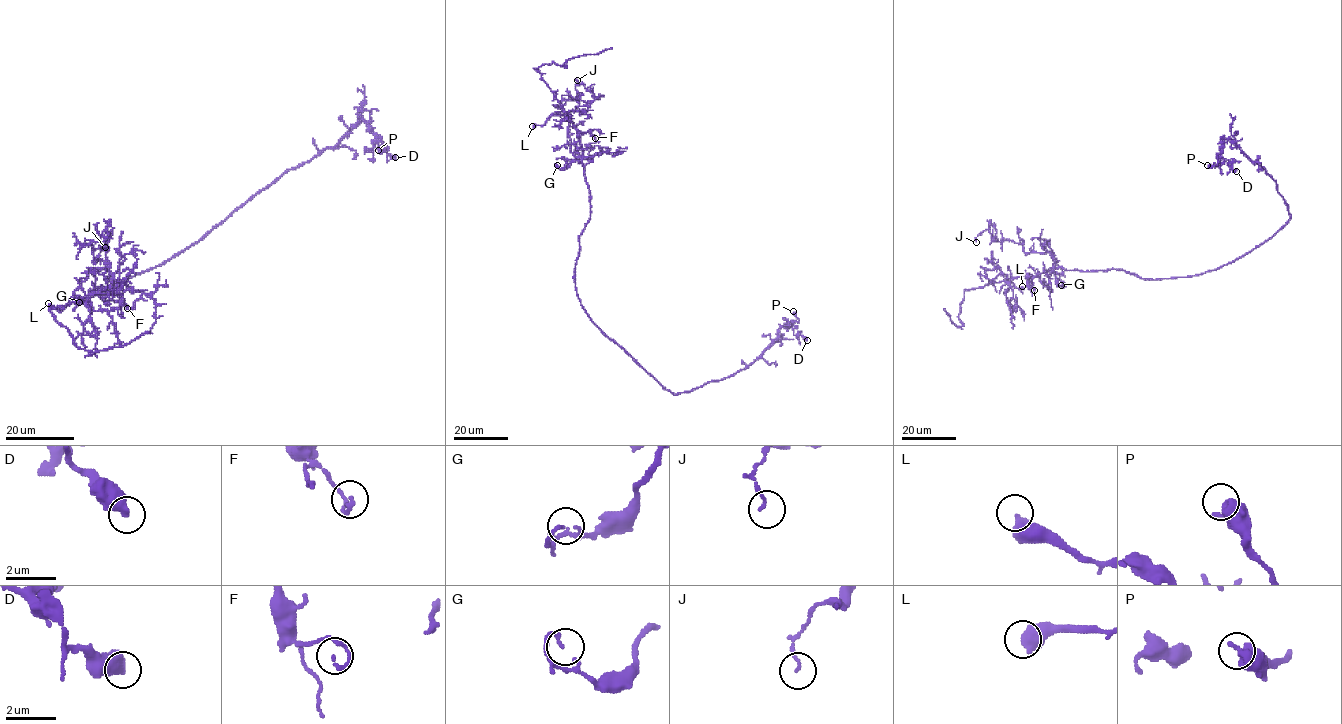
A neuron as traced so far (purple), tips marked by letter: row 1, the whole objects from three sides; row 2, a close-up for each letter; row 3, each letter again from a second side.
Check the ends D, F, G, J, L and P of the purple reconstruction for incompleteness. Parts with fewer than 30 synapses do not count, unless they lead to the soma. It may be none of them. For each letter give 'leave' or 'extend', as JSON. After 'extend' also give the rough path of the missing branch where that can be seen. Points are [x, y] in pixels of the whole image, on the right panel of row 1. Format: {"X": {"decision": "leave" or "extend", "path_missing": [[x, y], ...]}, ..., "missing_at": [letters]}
{"D": {"decision": "leave"}, "F": {"decision": "leave"}, "G": {"decision": "leave"}, "J": {"decision": "leave"}, "L": {"decision": "leave"}, "P": {"decision": "leave"}, "missing_at": []}

